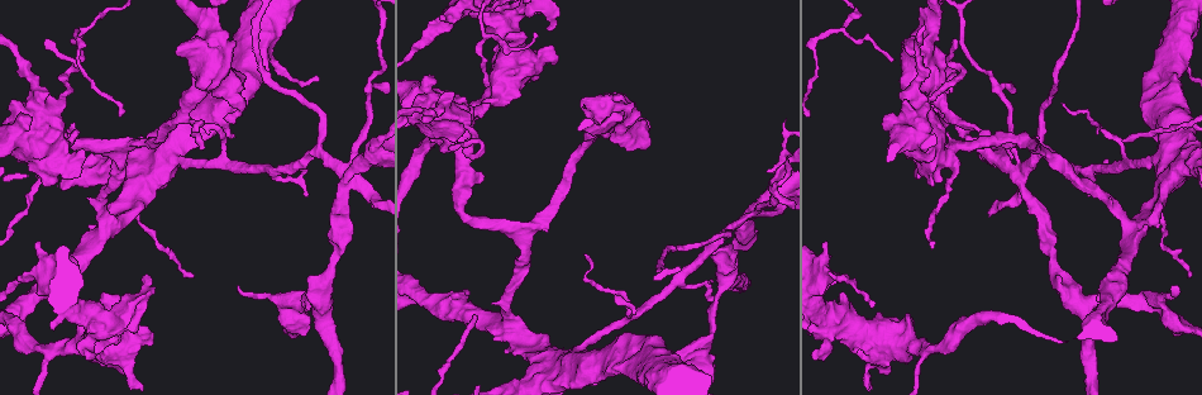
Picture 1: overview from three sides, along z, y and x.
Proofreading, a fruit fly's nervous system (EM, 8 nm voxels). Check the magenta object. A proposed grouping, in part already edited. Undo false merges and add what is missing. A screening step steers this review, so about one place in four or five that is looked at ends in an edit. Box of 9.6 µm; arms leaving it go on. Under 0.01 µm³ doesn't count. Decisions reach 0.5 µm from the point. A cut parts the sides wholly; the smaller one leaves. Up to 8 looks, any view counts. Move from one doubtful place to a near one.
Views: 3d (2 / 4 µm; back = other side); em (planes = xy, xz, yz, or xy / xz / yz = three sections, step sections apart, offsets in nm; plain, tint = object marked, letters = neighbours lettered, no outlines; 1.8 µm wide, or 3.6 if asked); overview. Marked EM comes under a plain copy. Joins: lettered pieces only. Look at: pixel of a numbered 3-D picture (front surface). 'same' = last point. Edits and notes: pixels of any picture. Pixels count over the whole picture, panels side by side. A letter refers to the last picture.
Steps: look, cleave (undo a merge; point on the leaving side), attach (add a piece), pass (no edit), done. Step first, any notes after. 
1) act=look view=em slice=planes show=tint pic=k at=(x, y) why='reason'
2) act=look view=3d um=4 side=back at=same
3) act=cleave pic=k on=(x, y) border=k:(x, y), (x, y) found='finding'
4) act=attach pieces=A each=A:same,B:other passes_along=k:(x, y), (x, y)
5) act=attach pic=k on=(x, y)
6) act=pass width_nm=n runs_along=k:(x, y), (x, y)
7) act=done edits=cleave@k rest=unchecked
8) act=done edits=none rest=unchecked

act=look view=em um=3.6 slice=planes show=tint pic=1 at=(748, 215) why='arms run side by side'

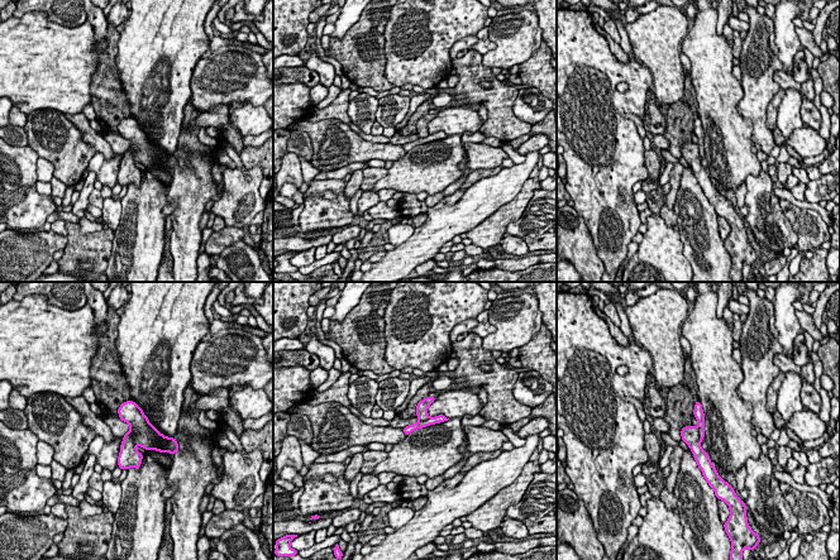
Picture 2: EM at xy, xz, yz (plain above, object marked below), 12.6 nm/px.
act=look view=em um=3.6 slice=planes show=letters at=same why='what lies round it'

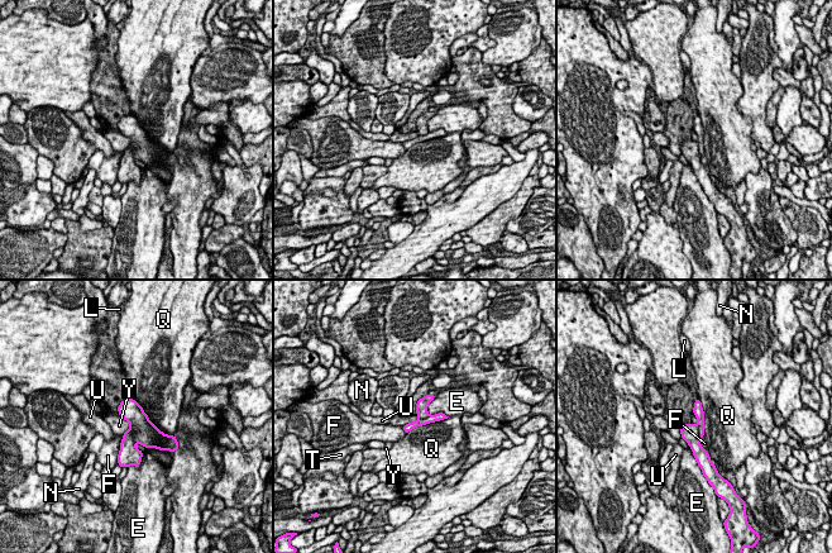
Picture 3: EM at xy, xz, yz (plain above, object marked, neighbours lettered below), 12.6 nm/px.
act=cleave pic=3 on=(129, 454) each=E:other,F:other,L:other,N:other,Q:other,T:other,U:other,Y:other border=3:(129, 429), (137, 442) found='two neurons meet here'

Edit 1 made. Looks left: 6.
act=look view=3d um=4 pic=1 at=(905, 343)

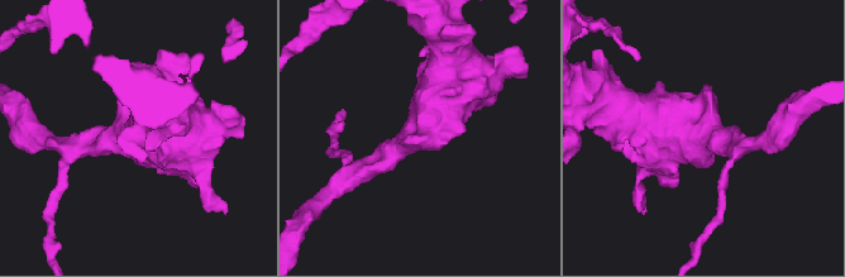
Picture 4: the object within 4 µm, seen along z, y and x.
act=look view=em um=3.6 slice=xy step=8 show=letters pic=4 at=(704, 136) why='shape alone is not enough'

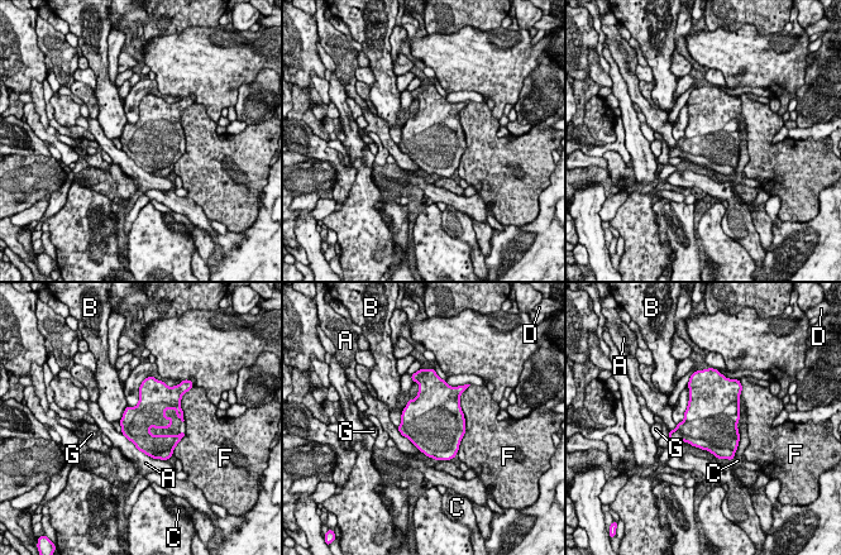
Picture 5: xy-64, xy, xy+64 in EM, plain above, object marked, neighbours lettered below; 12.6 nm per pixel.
act=pass longest_contact=C:850nm each=A:other,B:other,C:other,D:other,F:other,G:other found='all the same neuron'

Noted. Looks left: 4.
act=done edits=cleave@3 rest=unchecked

